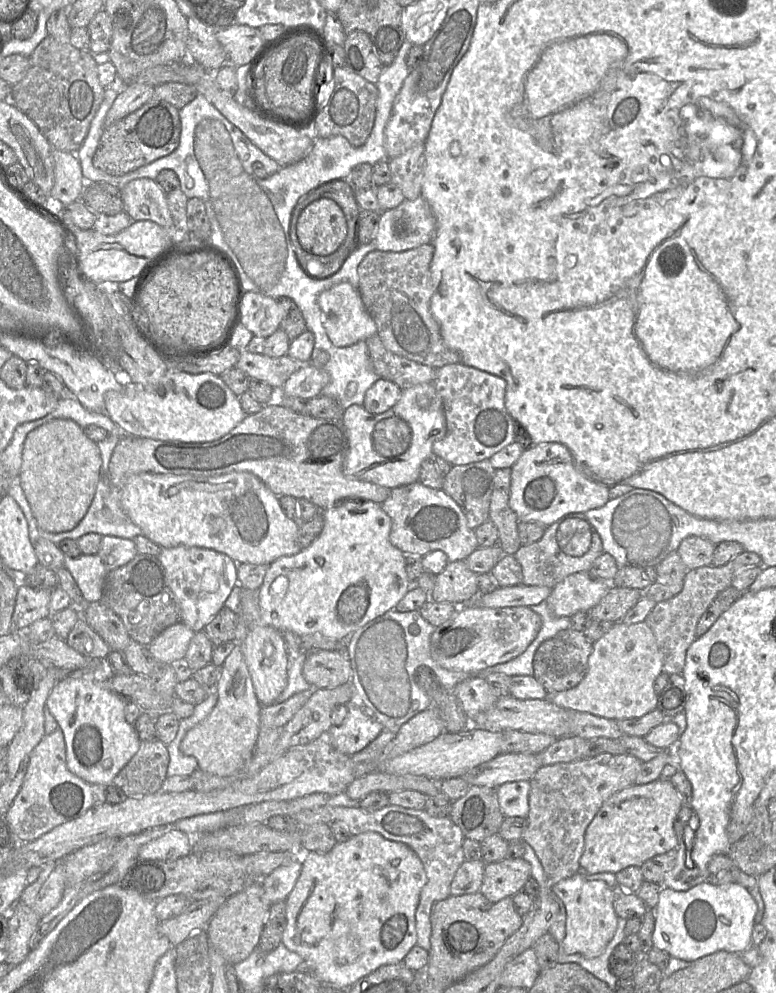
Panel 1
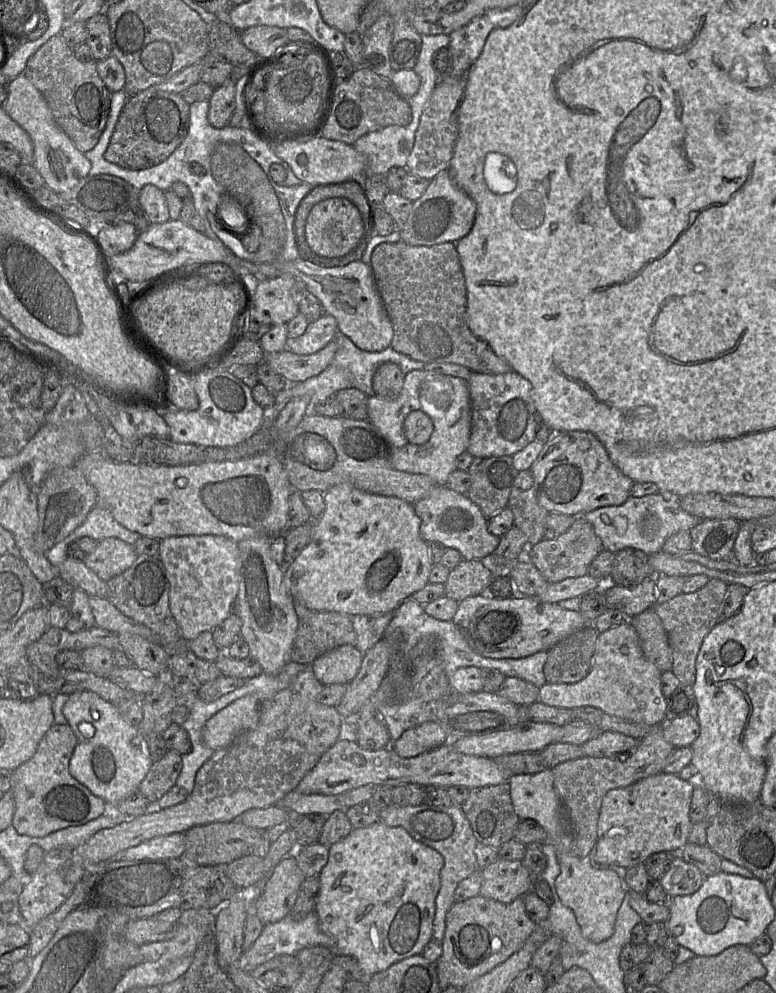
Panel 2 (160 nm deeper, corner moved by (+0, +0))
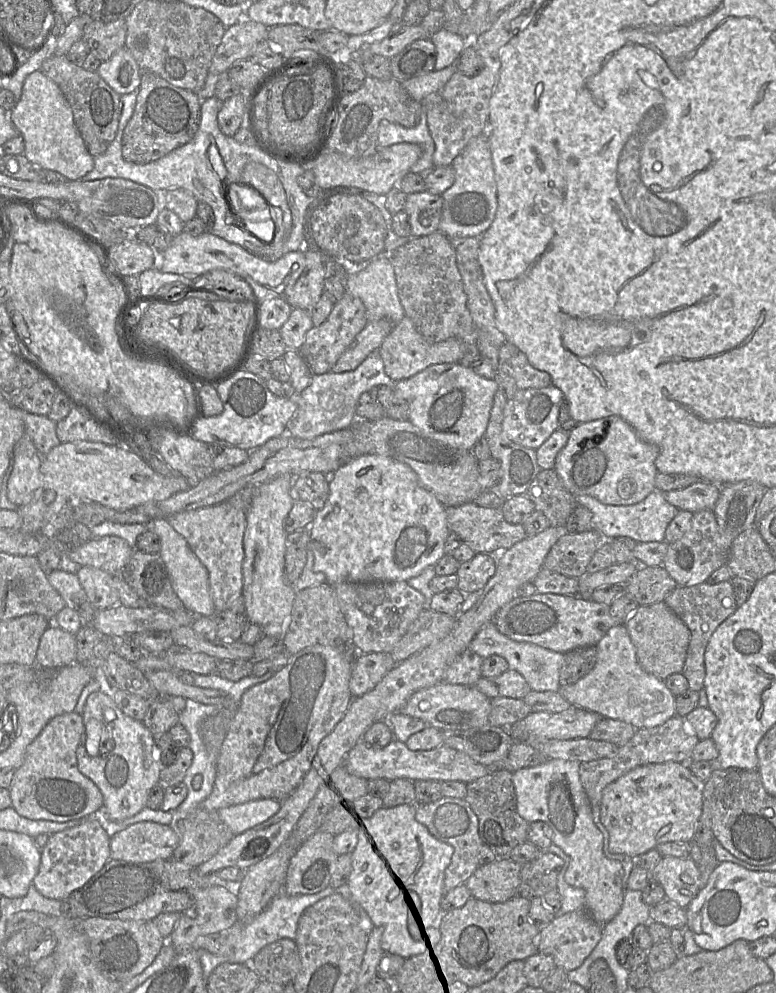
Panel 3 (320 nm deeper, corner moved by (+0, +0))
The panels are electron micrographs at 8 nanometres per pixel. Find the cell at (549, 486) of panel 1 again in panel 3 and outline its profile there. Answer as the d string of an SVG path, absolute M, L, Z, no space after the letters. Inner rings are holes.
M613 415L582 422L574 427L567 444L557 454L554 470L573 496L588 495L604 504L629 505L642 501L655 490L658 474L655 462L658 455L659 448L656 445L642 440L624 419Z

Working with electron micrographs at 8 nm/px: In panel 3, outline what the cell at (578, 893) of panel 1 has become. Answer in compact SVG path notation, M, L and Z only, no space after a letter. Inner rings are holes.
M548 759L546 762L522 768L513 774L517 810L529 823L546 822L553 831L553 844L568 857L564 880L585 891L584 909L592 919L604 925L620 911L623 903L623 864L608 858L603 851L603 834L593 821L592 806L580 781L581 762Z

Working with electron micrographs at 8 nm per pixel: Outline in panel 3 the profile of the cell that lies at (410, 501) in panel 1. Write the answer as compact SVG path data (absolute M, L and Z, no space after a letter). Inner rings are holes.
M469 502L460 506L446 507L446 514L450 532L457 534L475 553L498 555L527 537L523 525L508 523L501 509L485 508L475 502Z

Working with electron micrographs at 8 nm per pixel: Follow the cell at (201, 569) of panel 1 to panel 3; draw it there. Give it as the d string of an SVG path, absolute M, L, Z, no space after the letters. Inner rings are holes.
M227 501L203 508L184 511L167 518L173 529L182 535L191 550L206 567L209 574L210 594L216 613L226 610L230 603L242 595L244 561L244 533L247 511Z

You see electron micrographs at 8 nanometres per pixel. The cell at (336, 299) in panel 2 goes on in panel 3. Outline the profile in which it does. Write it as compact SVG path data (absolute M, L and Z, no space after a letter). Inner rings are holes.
M375 258L374 260L365 261L370 261L370 263L364 270L348 276L346 292L361 299L365 305L369 322L387 319L393 325L399 324L404 318L405 312L398 296L393 266L386 258Z

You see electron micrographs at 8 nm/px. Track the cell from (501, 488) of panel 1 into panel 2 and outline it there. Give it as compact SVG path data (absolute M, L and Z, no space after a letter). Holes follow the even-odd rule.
M530 469L519 471L515 477L507 507L513 512L513 525L526 535L527 547L543 539L549 512L539 504Z

